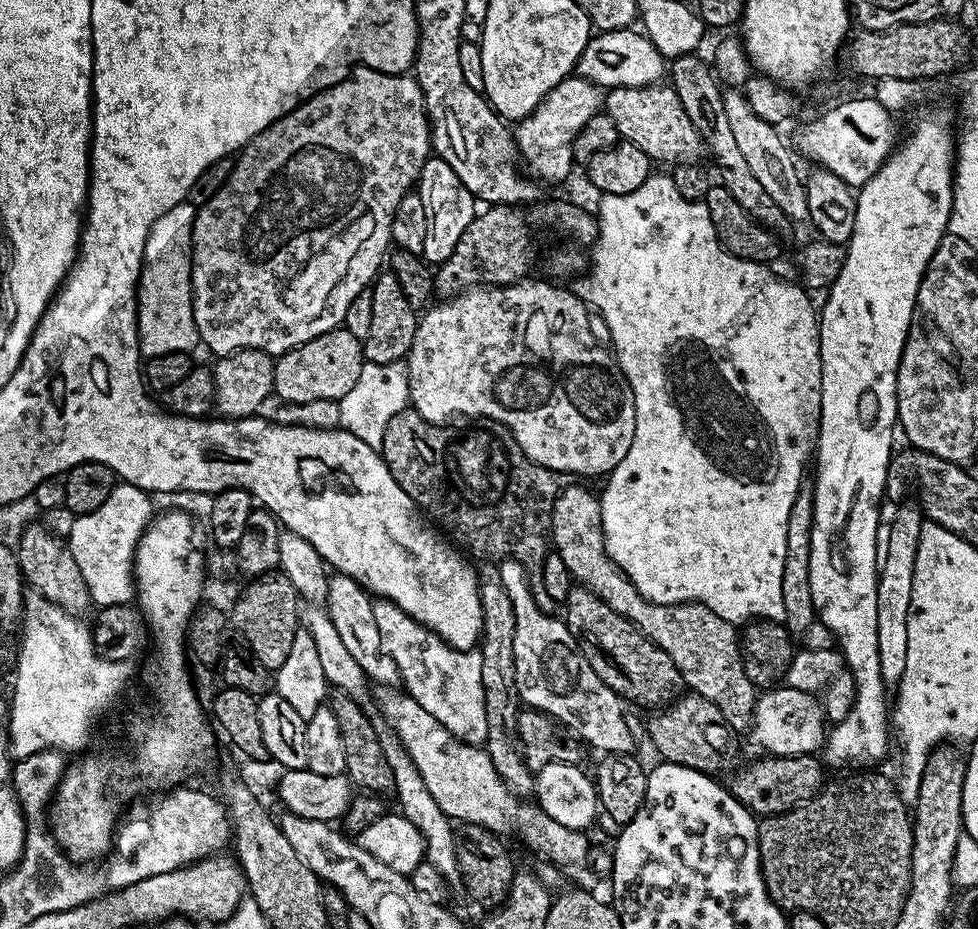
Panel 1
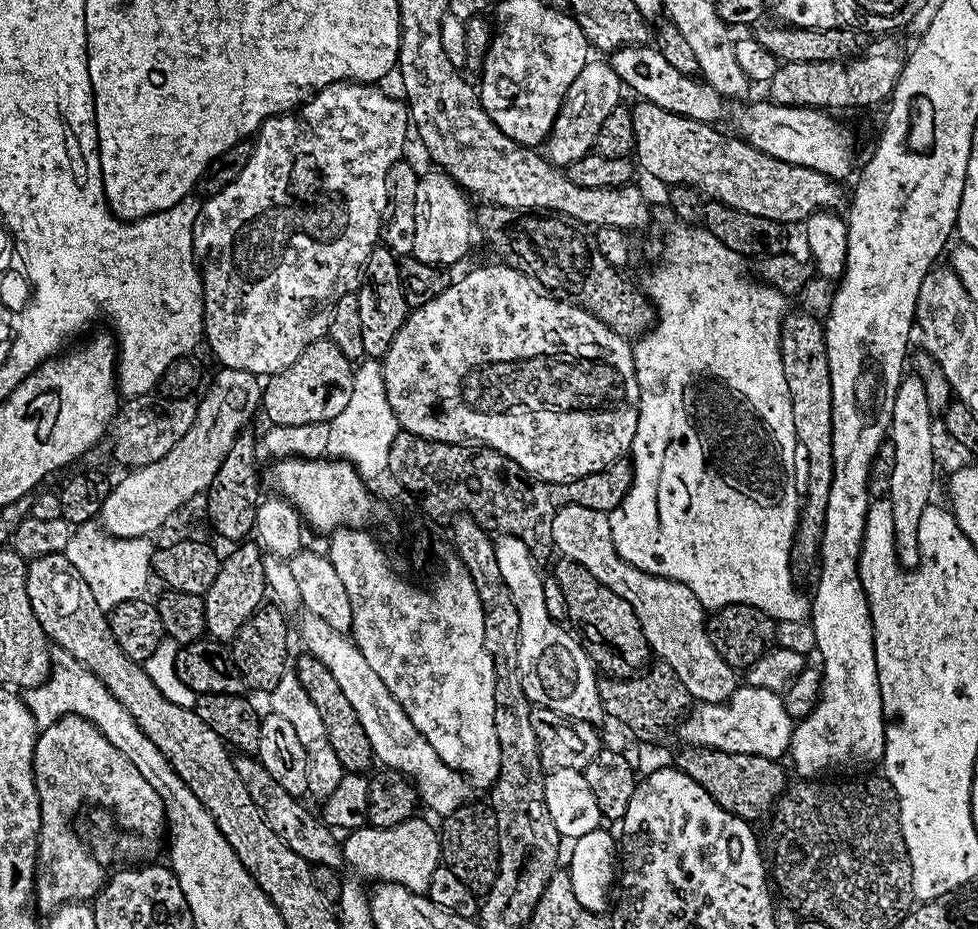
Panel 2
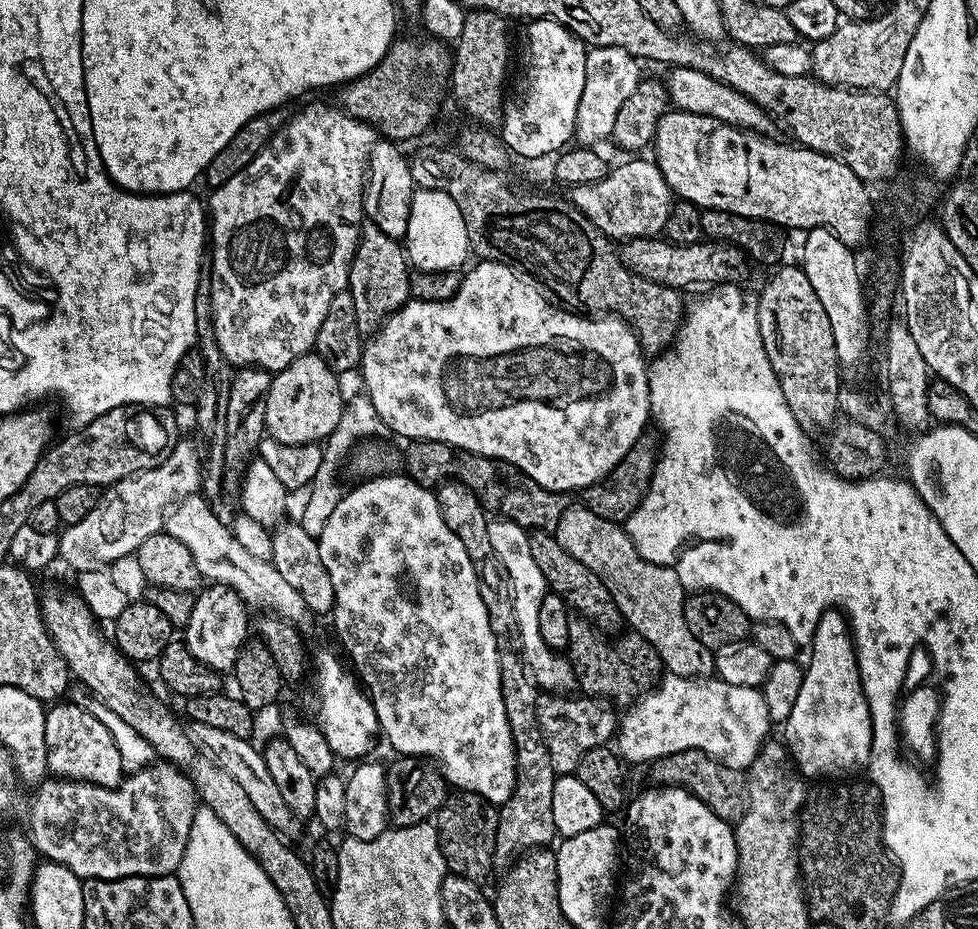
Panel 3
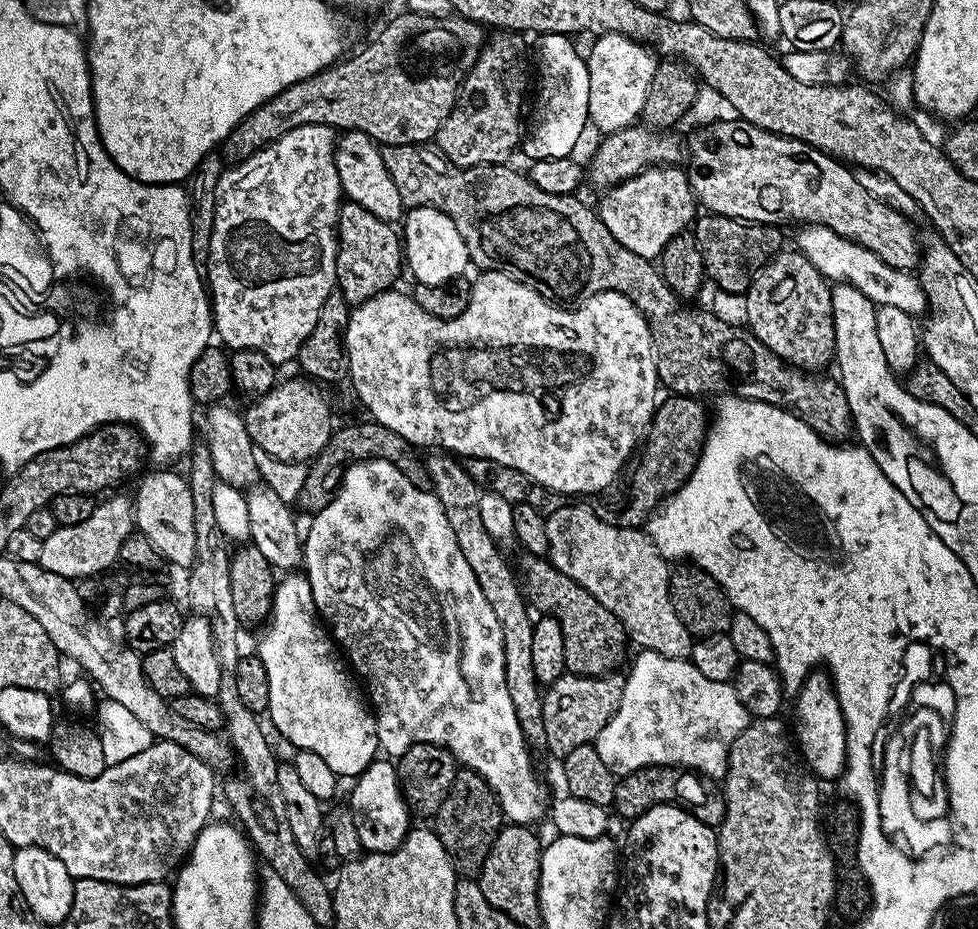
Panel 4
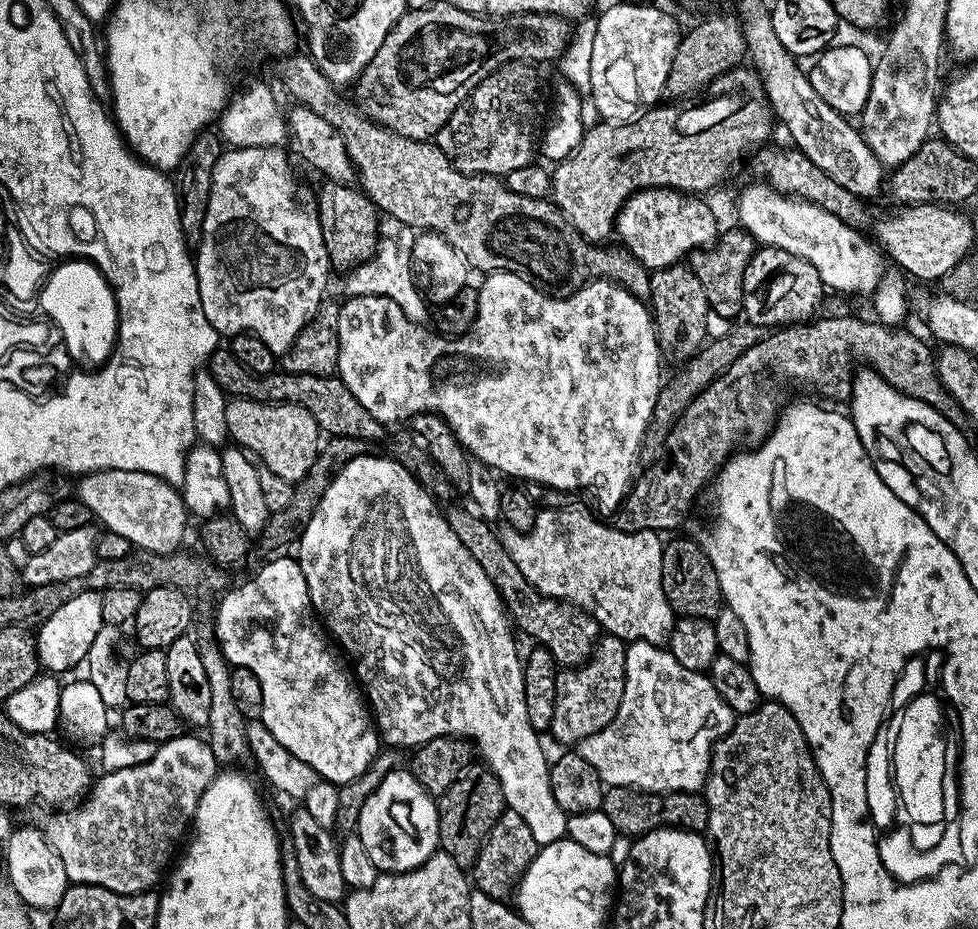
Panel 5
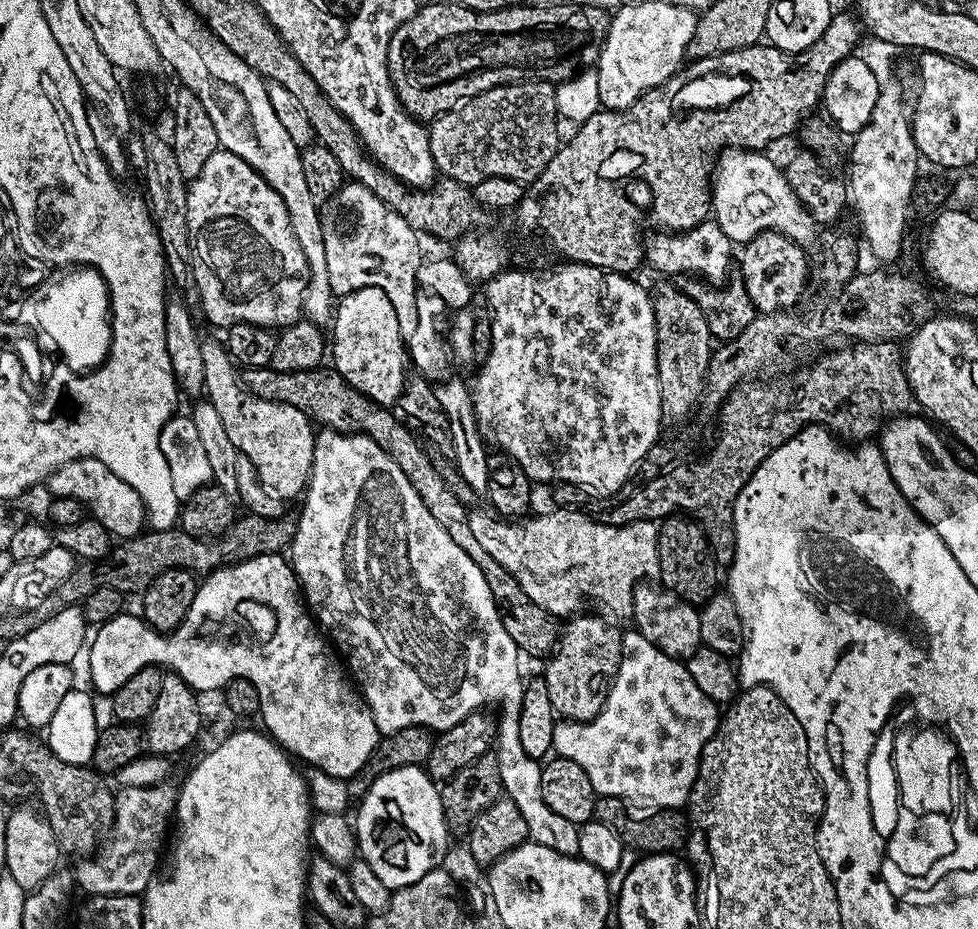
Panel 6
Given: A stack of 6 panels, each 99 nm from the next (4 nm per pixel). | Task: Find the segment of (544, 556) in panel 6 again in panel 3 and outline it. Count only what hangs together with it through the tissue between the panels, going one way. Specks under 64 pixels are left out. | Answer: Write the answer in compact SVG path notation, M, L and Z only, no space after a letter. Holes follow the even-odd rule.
M583 506L565 507L554 535L568 553L582 562L582 566L590 566L590 570L594 570L594 574L608 584L627 627L642 634L642 638L658 650L661 665L671 675L697 678L713 675L713 649L707 648L698 638L694 638L694 634L690 634L684 617L686 589L672 568L646 562L646 558L638 554L627 531L615 519L598 518L598 514L590 514L590 510Z

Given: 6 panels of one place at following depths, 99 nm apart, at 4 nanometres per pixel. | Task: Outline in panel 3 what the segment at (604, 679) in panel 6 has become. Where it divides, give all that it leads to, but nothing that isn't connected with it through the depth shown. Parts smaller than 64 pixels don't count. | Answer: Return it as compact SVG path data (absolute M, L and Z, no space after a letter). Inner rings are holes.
M540 694L536 698L536 709L546 750L550 750L550 766L554 766L558 774L575 773L586 750L607 745L618 732L617 709L606 700L583 694Z

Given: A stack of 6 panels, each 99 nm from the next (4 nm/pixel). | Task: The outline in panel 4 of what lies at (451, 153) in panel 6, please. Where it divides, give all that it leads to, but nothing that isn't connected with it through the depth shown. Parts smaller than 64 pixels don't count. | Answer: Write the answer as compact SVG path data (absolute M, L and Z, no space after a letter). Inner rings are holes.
M493 31L471 68L463 73L456 105L450 110L446 122L442 122L434 141L440 155L445 156L449 164L458 168L508 164L512 151L521 147L520 111L524 108L524 91L528 88L528 60L524 57L523 39L525 37L519 32Z

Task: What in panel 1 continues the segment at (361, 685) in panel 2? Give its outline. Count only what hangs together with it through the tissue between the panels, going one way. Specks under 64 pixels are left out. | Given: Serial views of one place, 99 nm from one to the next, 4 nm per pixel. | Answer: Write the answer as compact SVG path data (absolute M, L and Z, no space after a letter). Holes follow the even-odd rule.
M380 686L375 689L374 700L380 703L386 719L392 723L391 731L400 741L408 757L414 762L430 798L448 815L449 820L460 824L477 824L497 834L517 832L532 848L537 848L544 855L545 861L556 866L580 864L589 859L588 840L583 831L575 832L562 822L554 822L539 804L521 798L504 783L504 779L495 769L490 754L483 747L465 744L446 726L426 714L414 698L392 686ZM377 691L377 692L376 692ZM397 691L397 692L396 692ZM529 803L529 804L528 804Z

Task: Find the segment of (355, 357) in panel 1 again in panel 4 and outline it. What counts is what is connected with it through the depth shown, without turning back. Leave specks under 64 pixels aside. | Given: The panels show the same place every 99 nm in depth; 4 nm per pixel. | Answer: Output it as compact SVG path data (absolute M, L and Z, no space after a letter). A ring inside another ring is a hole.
M307 379L288 380L277 383L276 387L259 397L243 413L244 425L253 445L279 460L311 462L332 437L334 423L328 400Z

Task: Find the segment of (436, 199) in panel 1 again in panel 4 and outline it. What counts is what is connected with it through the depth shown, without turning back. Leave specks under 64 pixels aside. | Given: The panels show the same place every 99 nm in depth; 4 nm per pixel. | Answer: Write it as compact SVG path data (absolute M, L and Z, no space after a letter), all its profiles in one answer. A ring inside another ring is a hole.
M408 208L402 225L402 256L406 268L412 271L413 281L426 286L438 286L465 275L470 268L466 242L458 234L458 226L437 208Z

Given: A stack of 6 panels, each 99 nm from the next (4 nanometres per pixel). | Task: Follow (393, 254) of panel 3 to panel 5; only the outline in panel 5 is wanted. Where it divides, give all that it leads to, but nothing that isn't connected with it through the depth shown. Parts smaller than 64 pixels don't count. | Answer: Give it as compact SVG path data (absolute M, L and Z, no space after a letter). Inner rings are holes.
M328 180L320 188L314 215L320 221L322 238L326 246L328 263L333 269L351 270L358 264L365 264L376 249L376 239L380 237L378 209L369 196L352 184L339 184Z

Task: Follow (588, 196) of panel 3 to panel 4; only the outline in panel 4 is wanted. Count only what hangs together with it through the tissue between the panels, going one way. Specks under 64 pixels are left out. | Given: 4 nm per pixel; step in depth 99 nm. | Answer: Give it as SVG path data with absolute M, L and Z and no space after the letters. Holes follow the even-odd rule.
M680 166L645 168L629 180L624 180L603 193L598 215L606 230L642 258L655 261L660 251L679 232L689 231L698 215L698 201L692 194L688 173Z

